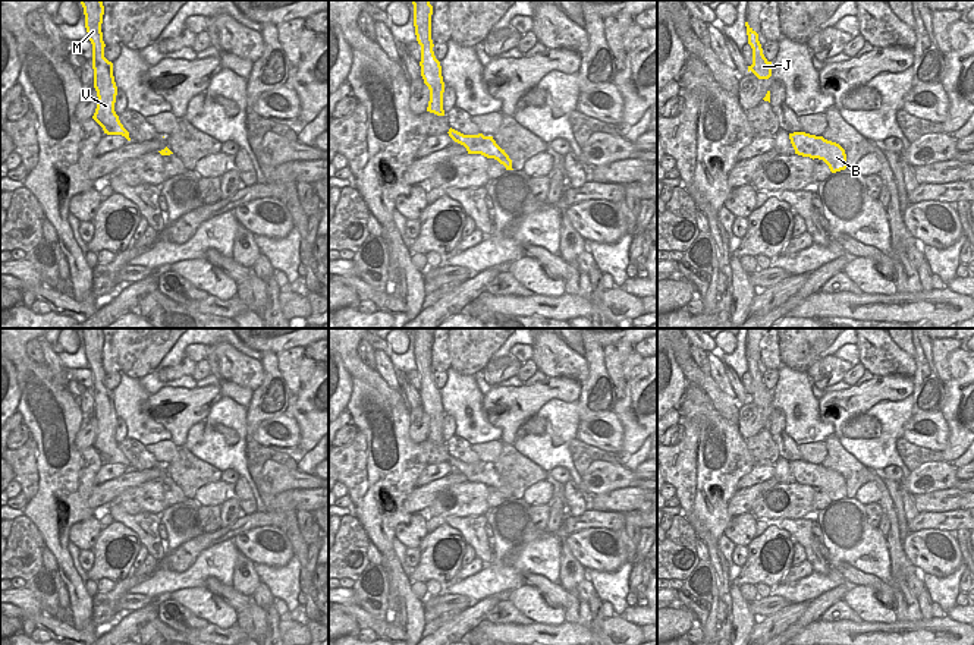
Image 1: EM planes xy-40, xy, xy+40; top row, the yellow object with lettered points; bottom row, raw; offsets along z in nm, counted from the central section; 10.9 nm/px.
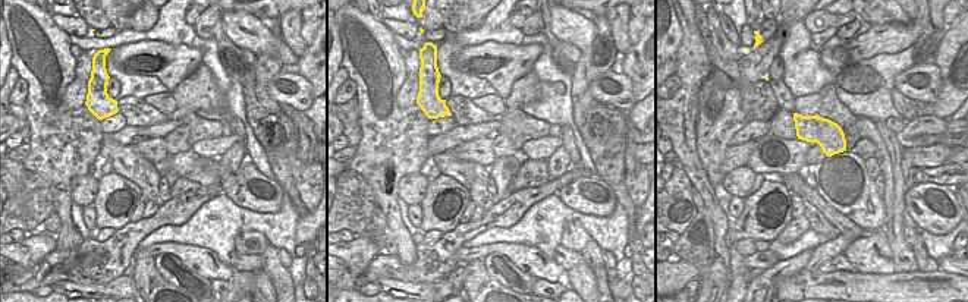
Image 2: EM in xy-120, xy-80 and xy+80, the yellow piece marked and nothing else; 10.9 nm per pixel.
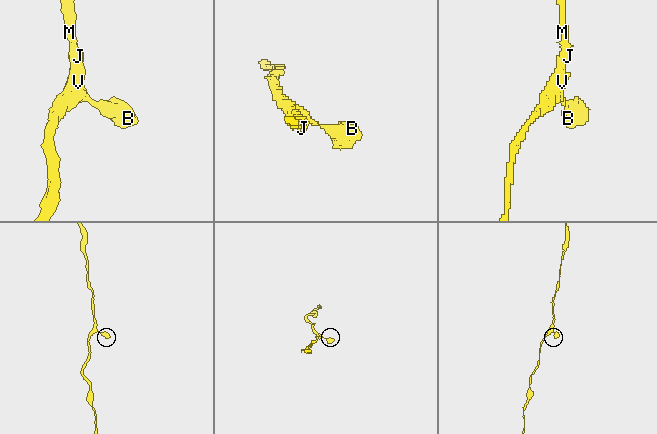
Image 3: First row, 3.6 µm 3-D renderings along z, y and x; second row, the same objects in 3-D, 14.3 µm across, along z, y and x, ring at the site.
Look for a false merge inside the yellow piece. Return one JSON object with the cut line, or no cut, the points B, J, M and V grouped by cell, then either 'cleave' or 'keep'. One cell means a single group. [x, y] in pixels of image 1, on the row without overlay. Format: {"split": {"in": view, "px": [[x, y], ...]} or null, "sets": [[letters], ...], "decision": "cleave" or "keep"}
{"split": null, "sets": [["B", "J", "M", "V"]], "decision": "keep"}

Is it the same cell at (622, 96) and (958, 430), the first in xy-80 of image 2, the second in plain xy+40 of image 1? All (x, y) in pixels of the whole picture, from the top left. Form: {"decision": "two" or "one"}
{"decision": "two"}

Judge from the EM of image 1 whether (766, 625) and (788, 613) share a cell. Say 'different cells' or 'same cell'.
same cell

